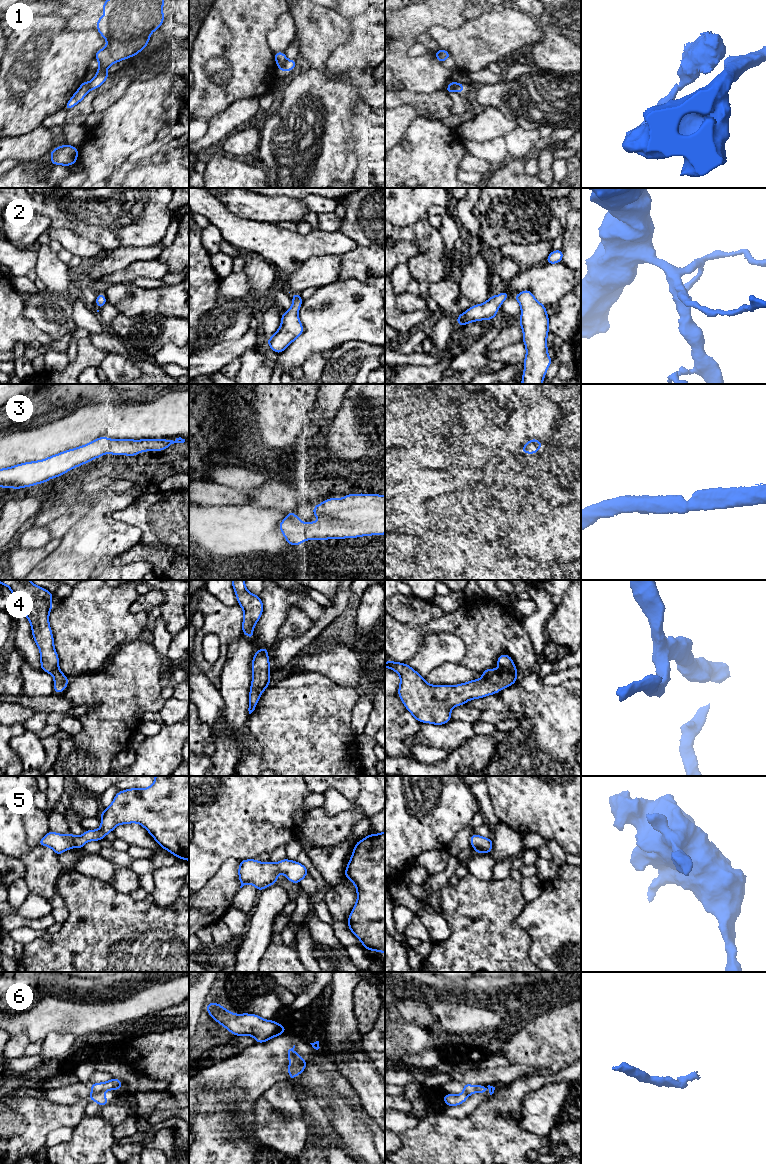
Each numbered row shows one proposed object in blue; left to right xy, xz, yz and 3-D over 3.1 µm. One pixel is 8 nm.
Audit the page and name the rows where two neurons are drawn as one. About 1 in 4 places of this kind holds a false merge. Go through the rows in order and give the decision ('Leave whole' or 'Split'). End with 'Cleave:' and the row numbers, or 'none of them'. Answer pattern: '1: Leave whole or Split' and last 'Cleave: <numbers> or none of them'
1: Split
2: Leave whole
3: Leave whole
4: Leave whole
5: Leave whole
6: Split
Cleave: 1, 6

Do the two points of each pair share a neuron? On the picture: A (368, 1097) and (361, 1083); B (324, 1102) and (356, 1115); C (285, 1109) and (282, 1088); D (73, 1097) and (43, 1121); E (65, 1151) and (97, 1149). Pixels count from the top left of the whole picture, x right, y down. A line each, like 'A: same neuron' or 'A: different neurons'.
A: same neuron
B: different neurons
C: same neuron
D: different neurons
E: same neuron

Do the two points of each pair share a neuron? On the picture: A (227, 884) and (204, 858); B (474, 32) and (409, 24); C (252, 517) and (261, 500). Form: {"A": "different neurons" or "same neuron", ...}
{"A": "different neurons", "B": "different neurons", "C": "different neurons"}

